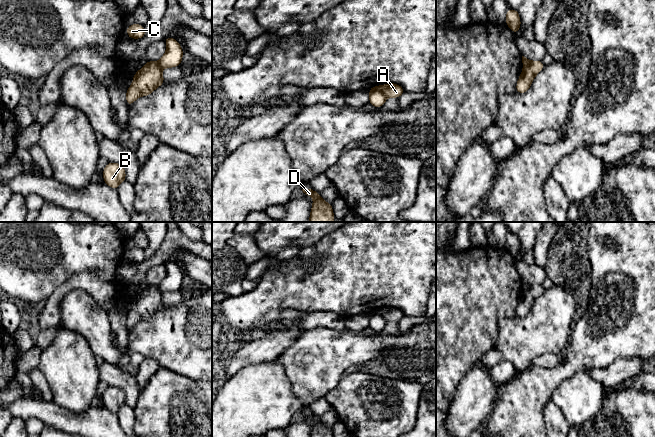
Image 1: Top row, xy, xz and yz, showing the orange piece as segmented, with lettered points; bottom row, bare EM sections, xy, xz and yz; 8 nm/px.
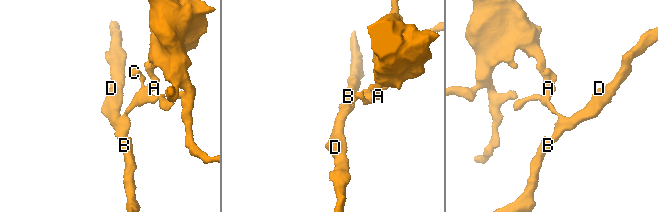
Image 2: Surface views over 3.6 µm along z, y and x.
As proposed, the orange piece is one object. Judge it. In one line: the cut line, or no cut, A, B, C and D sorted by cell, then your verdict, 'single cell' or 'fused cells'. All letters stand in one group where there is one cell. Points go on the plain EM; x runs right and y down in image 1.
xz (379, 310), (386, 321) | A / B C D | fused cells

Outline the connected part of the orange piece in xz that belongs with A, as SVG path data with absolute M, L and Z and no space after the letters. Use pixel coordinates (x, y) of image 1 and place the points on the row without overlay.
M388 307L380 310L386 321L400 322L405 316L401 309Z

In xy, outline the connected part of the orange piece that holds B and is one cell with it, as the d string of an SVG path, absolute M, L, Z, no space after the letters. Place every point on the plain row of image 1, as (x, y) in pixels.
M109 386L103 393L104 408L117 414L119 409L126 405L125 393L121 388Z

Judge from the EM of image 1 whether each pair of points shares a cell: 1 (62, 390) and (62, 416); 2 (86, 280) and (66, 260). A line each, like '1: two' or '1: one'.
1: two
2: two

